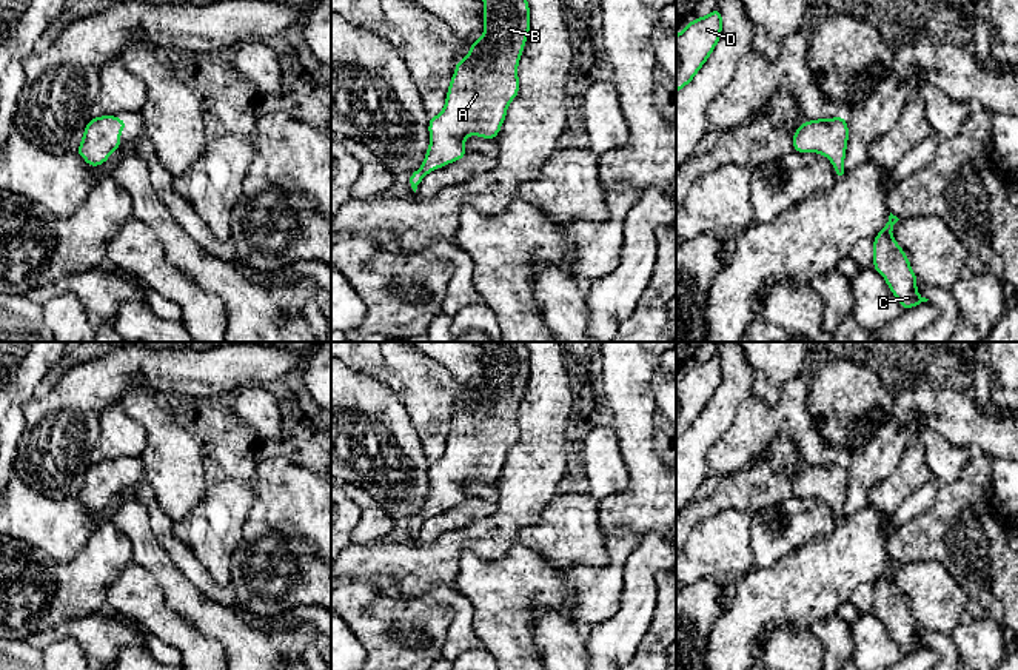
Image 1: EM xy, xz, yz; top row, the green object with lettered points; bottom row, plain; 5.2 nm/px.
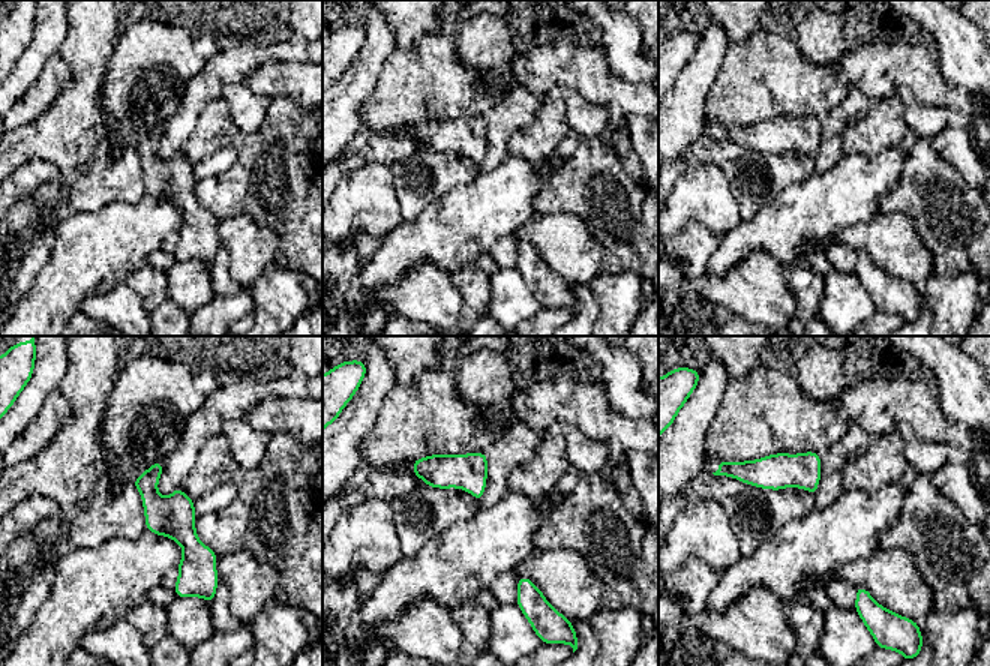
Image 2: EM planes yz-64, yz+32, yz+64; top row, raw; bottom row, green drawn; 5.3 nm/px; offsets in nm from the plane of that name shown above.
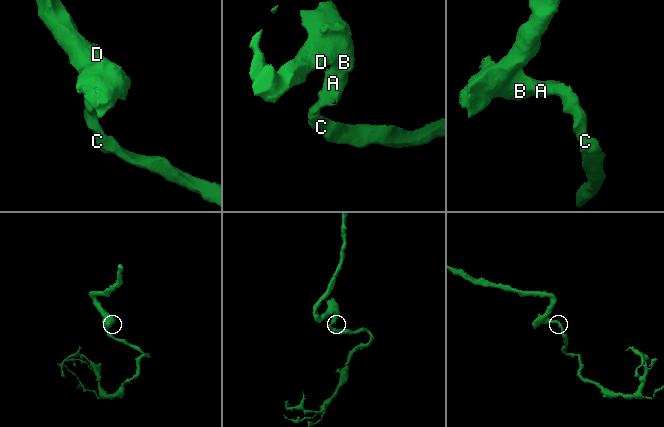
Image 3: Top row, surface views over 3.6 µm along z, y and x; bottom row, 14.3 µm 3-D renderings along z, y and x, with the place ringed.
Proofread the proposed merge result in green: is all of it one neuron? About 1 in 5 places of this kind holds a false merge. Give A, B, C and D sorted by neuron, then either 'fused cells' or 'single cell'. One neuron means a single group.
A B C D | single cell

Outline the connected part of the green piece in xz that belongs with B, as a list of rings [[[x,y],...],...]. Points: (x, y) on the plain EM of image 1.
[[[481,342],[485,348],[484,380],[470,391],[470,399],[456,408],[447,436],[444,456],[430,464],[430,491],[422,511],[408,528],[416,538],[420,525],[431,516],[467,501],[462,493],[470,479],[496,484],[507,461],[507,453],[519,439],[517,410],[530,377],[527,342]]]

